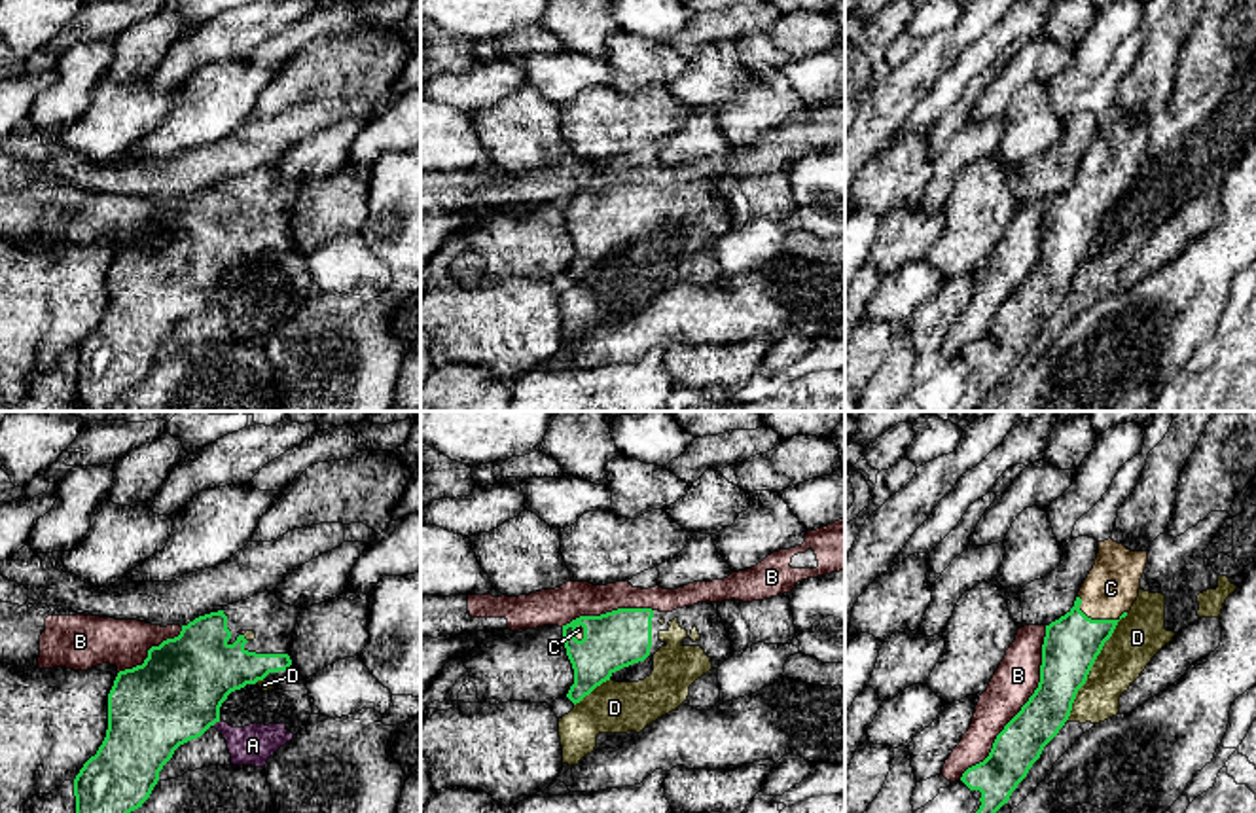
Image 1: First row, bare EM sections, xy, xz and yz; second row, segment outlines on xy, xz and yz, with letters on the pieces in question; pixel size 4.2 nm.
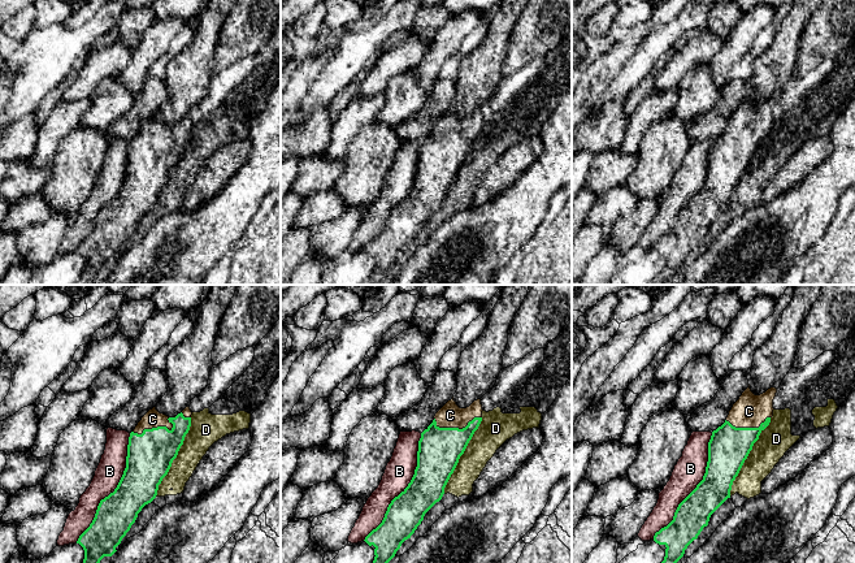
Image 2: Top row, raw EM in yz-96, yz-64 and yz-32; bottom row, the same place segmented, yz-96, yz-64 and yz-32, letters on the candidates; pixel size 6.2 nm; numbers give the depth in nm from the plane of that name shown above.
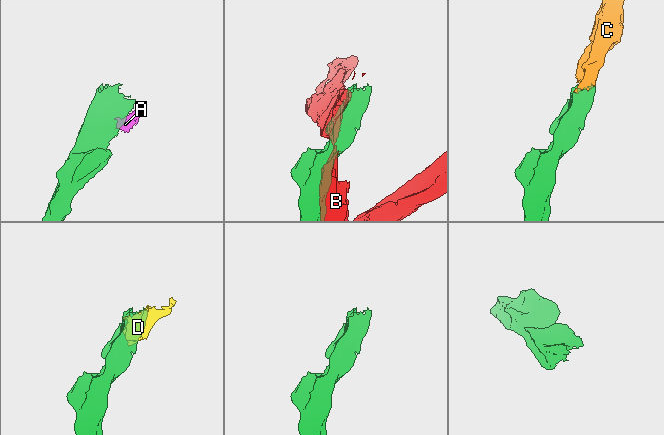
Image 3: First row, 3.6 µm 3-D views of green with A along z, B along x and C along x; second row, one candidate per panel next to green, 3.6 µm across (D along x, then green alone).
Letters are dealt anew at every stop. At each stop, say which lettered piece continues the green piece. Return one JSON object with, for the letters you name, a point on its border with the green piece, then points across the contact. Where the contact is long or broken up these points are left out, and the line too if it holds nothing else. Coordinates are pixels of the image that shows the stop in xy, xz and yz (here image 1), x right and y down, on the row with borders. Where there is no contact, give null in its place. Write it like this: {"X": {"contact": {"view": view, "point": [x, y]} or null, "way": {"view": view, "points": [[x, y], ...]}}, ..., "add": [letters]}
{"C": {"contact": {"view": "yz", "point": [1097, 620]}}, "add": ["C"]}

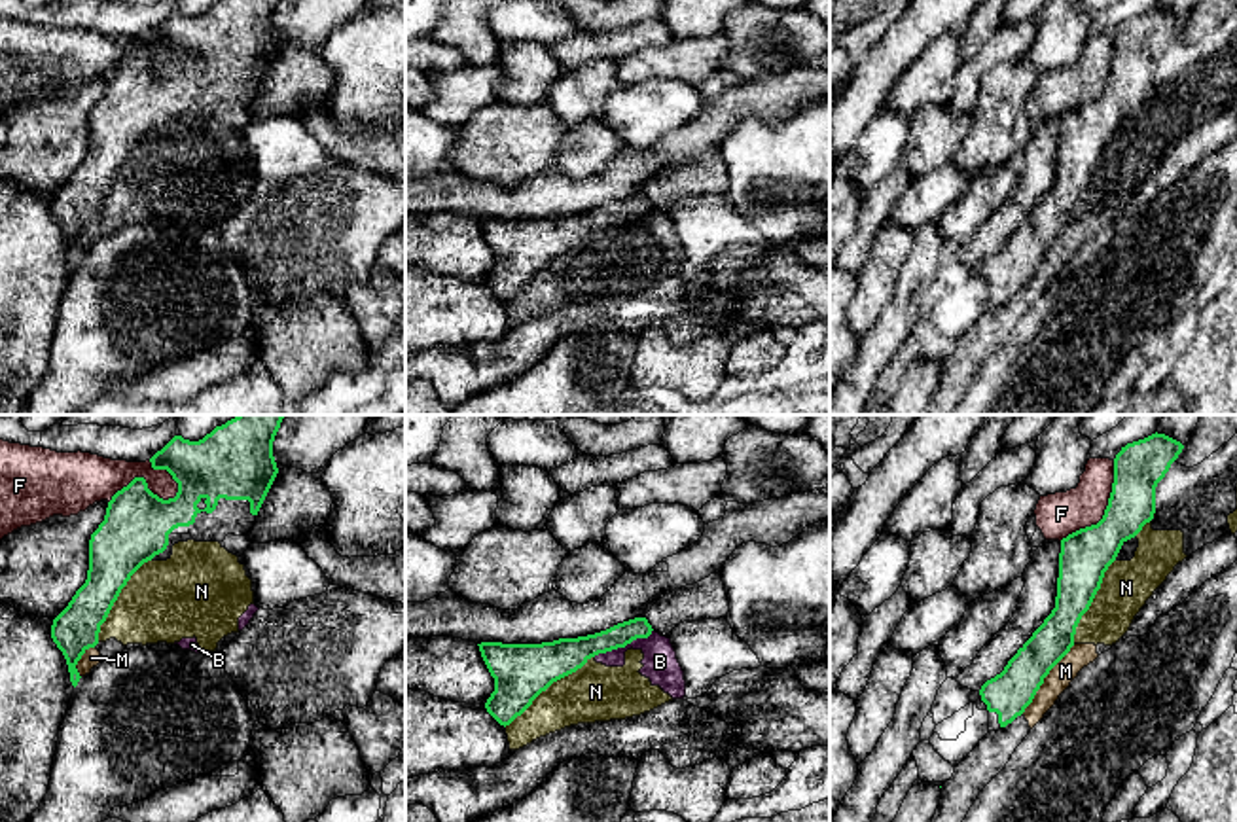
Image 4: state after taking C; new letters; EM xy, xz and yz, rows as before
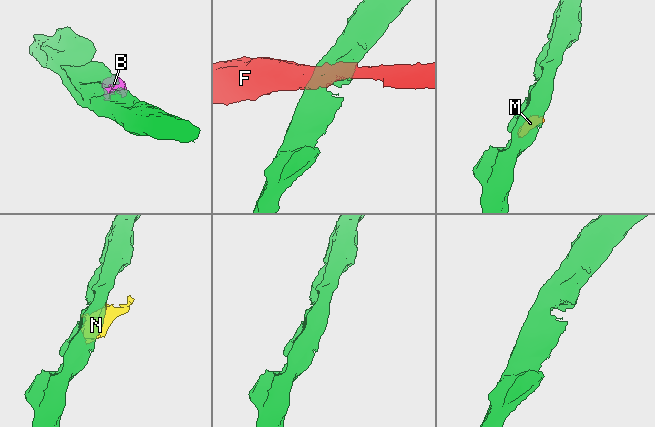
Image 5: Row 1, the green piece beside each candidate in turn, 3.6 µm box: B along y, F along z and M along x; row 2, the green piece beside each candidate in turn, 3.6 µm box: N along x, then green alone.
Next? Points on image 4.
{"add": []}

